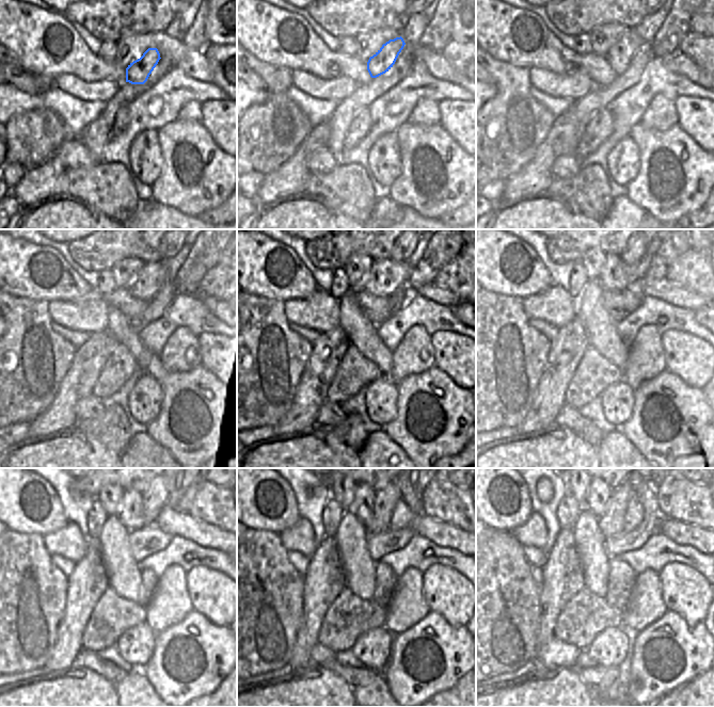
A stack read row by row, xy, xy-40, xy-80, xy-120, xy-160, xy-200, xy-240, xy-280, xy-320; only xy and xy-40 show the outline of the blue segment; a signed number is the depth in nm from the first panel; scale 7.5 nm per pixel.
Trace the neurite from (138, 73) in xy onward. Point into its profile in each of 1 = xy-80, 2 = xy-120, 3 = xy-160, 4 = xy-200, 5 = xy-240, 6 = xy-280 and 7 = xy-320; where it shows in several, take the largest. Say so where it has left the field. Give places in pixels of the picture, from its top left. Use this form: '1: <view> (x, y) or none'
1: xy-80 (619, 55)
2: xy-120 (152, 276)
3: xy-160 (385, 277)
4: xy-200 (615, 275)
5: xy-240 (130, 514)
6: xy-280 (362, 507)
7: xy-320 (599, 494)

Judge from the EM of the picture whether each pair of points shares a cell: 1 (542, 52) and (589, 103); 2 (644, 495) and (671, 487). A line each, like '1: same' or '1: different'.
1: different
2: different

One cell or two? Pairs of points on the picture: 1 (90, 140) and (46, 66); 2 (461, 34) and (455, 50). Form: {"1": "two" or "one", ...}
{"1": "two", "2": "two"}

